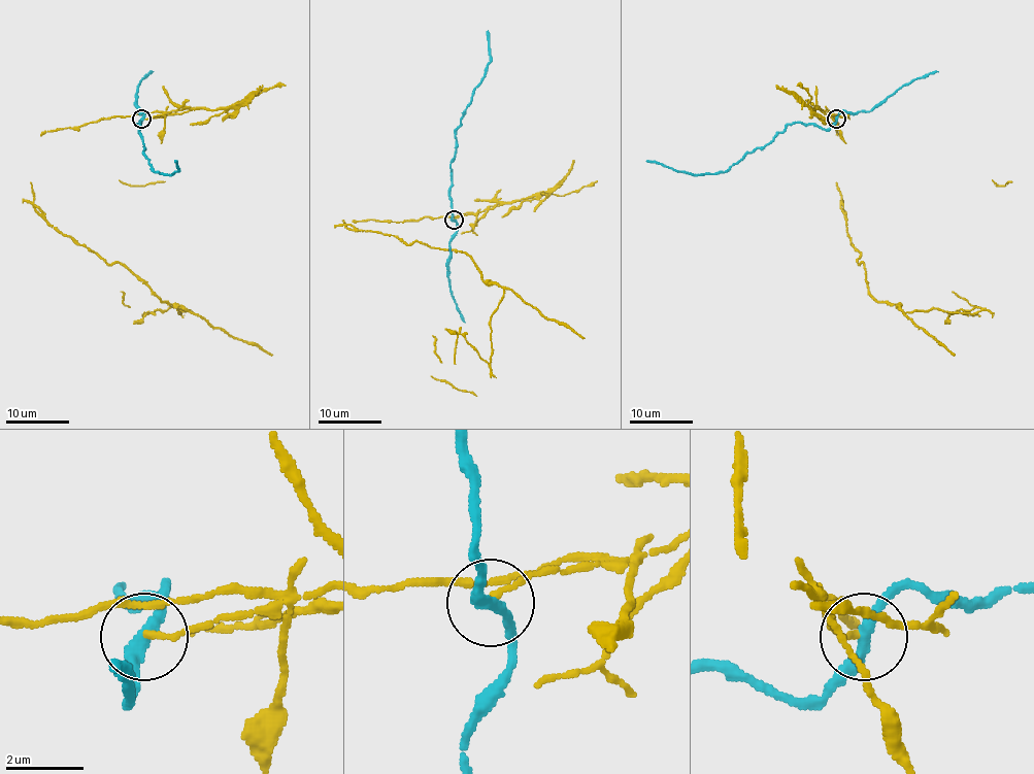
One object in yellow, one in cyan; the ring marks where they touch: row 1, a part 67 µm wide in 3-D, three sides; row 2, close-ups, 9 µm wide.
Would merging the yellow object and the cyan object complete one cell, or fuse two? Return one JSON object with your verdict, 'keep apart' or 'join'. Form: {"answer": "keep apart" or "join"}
{"answer": "keep apart"}

